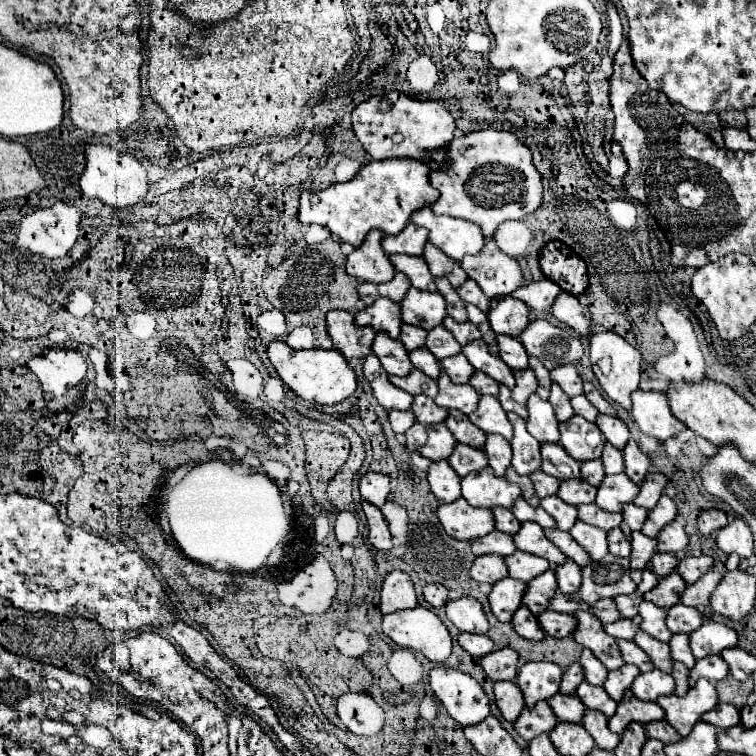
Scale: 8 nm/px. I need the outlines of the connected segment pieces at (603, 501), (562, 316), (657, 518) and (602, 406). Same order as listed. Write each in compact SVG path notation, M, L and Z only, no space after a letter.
M625 473L619 475L605 475L603 483L597 489L597 507L609 513L621 513L623 503L631 503L635 495L639 493L639 487L627 479Z
M561 293L551 307L551 315L557 321L569 325L575 333L583 337L591 335L591 311L579 301L579 297L571 293Z
M663 495L663 497L659 499L657 507L649 511L647 523L643 523L641 533L645 533L647 537L655 537L667 523L671 523L671 521L675 519L675 515L677 515L675 503L673 503L667 495Z
M583 381L583 395L599 409L599 413L607 413L607 415L617 415L615 413L615 409L613 409L613 405L589 383L589 381Z

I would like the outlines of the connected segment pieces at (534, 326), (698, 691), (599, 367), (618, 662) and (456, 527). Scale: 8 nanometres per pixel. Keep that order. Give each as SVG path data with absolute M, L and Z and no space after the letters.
M545 319L531 321L519 335L519 341L523 343L525 351L541 359L549 371L565 363L577 363L583 357L581 341Z
M699 679L695 687L687 691L687 695L679 697L675 693L663 695L657 703L665 711L665 721L681 735L687 737L693 725L701 719L703 713L711 711L717 705L717 691L711 681Z
M603 331L603 333L591 335L589 357L591 357L593 373L599 381L599 385L603 387L603 391L607 393L607 397L617 401L629 413L631 411L631 393L639 387L641 353L635 347L631 347L621 335L611 333L611 331Z
M575 611L573 617L577 619L577 627L573 633L575 643L591 649L607 669L619 669L623 665L623 659L617 641L603 631L601 621L589 611Z
M463 497L453 503L445 503L437 509L437 517L447 531L447 535L455 539L473 541L477 537L493 531L493 513L491 509L471 507Z

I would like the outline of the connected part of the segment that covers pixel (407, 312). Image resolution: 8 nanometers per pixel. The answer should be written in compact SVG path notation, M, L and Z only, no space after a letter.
M411 287L403 297L401 305L401 321L409 325L417 325L423 329L431 329L441 325L445 311L445 299L439 293L427 293Z

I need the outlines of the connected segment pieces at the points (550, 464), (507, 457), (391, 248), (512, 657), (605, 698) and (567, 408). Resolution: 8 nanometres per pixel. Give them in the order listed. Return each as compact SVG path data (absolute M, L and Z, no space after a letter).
M541 443L541 457L543 457L541 469L547 475L553 475L557 479L567 479L559 471L559 465L569 465L571 467L571 477L579 477L579 461L569 457L567 451L559 443Z
M487 435L483 451L485 451L489 467L495 471L495 475L503 477L505 469L511 463L511 445L509 445L509 441L505 441L501 435Z
M407 223L407 227L399 235L385 235L381 239L381 247L387 255L407 253L407 255L423 255L423 245L427 243L425 227L417 227Z
M499 649L481 657L481 667L491 681L513 681L517 675L519 655L511 649Z
M583 681L583 683L577 687L575 695L583 701L583 705L585 705L587 709L601 711L605 717L611 717L611 715L615 713L615 709L617 709L617 703L605 693L603 687L589 685L587 681Z
M551 385L551 395L549 395L549 403L553 405L555 409L555 415L559 421L567 421L573 417L573 409L571 409L571 403L569 403L569 397L561 391L559 385Z

